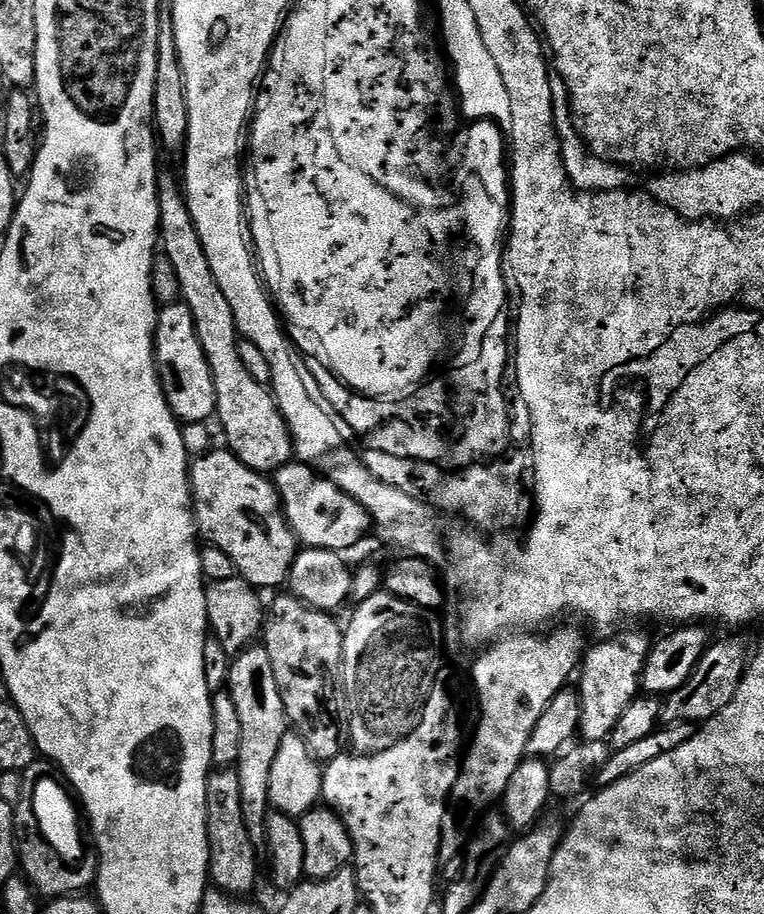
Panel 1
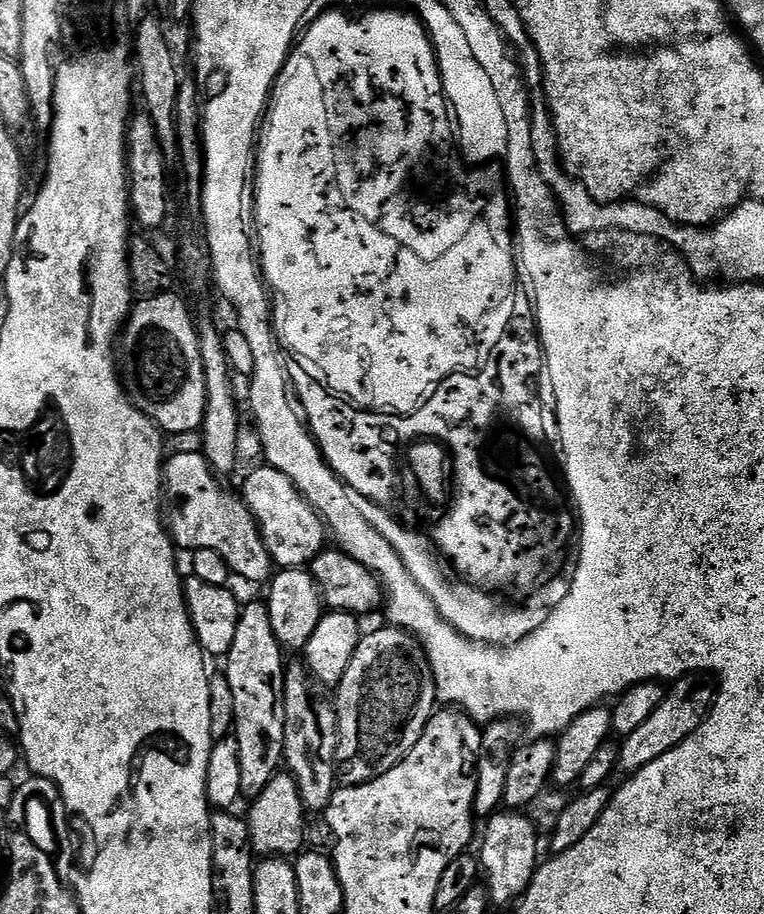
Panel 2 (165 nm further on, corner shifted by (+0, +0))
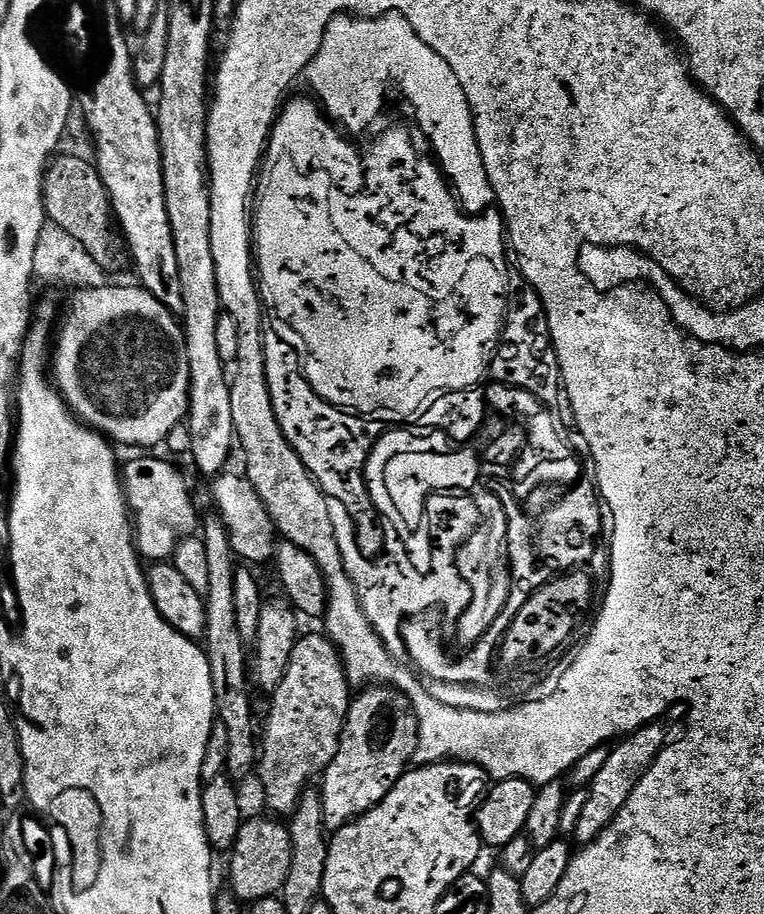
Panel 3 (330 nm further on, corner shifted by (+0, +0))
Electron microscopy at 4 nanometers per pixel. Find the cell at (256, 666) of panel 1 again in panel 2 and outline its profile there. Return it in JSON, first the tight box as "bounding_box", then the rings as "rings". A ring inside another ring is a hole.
{"bounding_box":[226,599,286,798],"rings":[[[263,599],[245,603],[240,609],[238,630],[234,633],[234,646],[230,646],[226,657],[226,675],[230,691],[234,696],[234,735],[238,742],[238,762],[242,762],[241,797],[255,798],[266,790],[266,786],[281,771],[284,764],[284,739],[286,738],[286,710],[284,709],[285,653],[270,626],[270,610]]]}

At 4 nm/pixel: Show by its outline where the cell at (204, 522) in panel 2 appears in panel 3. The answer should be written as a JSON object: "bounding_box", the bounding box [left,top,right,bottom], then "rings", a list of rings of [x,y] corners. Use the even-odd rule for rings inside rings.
{"bounding_box":[122,454,198,562],"rings":[[[140,454],[137,460],[132,460],[127,465],[126,463],[122,468],[122,479],[124,481],[124,494],[128,498],[128,506],[130,509],[130,515],[134,521],[134,535],[136,537],[136,551],[140,553],[141,557],[148,562],[168,562],[171,561],[172,556],[176,552],[176,547],[182,543],[183,540],[188,539],[189,536],[193,535],[198,528],[198,516],[196,520],[196,504],[192,501],[192,492],[188,489],[188,480],[171,464],[173,461],[168,460],[159,460],[158,457],[152,456],[156,454]]]}

